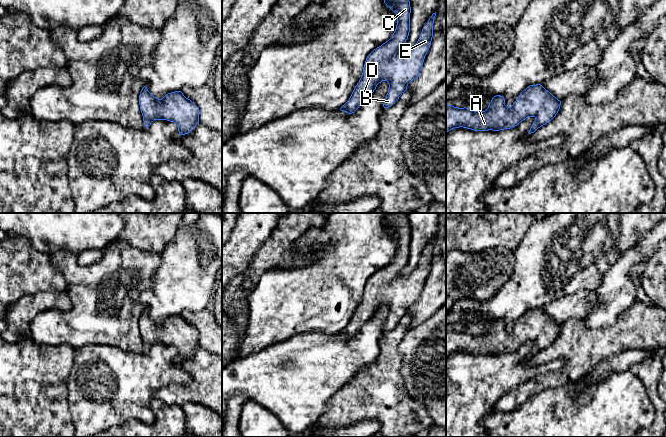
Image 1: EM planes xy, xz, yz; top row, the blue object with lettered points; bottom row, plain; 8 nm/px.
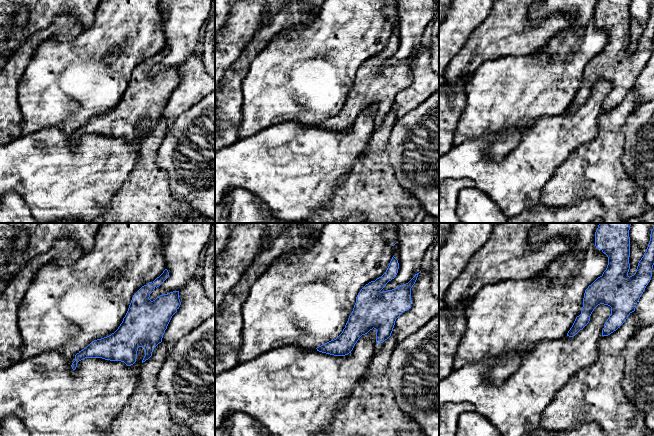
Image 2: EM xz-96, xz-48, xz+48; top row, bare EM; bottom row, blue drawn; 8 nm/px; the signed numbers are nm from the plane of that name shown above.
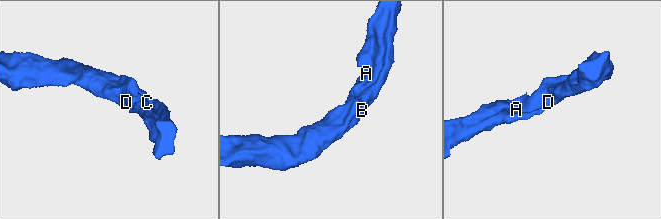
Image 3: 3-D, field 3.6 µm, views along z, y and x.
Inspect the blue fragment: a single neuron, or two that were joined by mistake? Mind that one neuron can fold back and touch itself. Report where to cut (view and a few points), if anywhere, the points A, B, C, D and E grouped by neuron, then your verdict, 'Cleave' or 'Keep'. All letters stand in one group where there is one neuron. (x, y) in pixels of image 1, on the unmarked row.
No split. Groups: A B C D E. Keep

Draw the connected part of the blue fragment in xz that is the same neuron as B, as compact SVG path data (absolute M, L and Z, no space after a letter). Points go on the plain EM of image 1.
M388 213L384 220L384 227L396 237L396 253L388 265L374 273L367 280L359 306L355 310L349 324L340 332L341 335L348 338L354 337L382 305L387 305L389 308L388 317L384 324L383 331L391 331L407 314L408 308L419 300L425 280L431 269L436 236L432 238L428 246L424 249L417 267L409 273L402 274L401 271L408 263L410 256L411 231L407 213Z

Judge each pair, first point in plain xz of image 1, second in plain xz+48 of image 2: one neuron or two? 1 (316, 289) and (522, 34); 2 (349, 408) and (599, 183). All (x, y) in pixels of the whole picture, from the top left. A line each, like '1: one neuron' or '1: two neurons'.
1: two neurons
2: one neuron

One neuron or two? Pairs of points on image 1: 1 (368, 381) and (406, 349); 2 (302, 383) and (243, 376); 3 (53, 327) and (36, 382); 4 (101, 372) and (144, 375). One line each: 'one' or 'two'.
1: two
2: one
3: two
4: one

